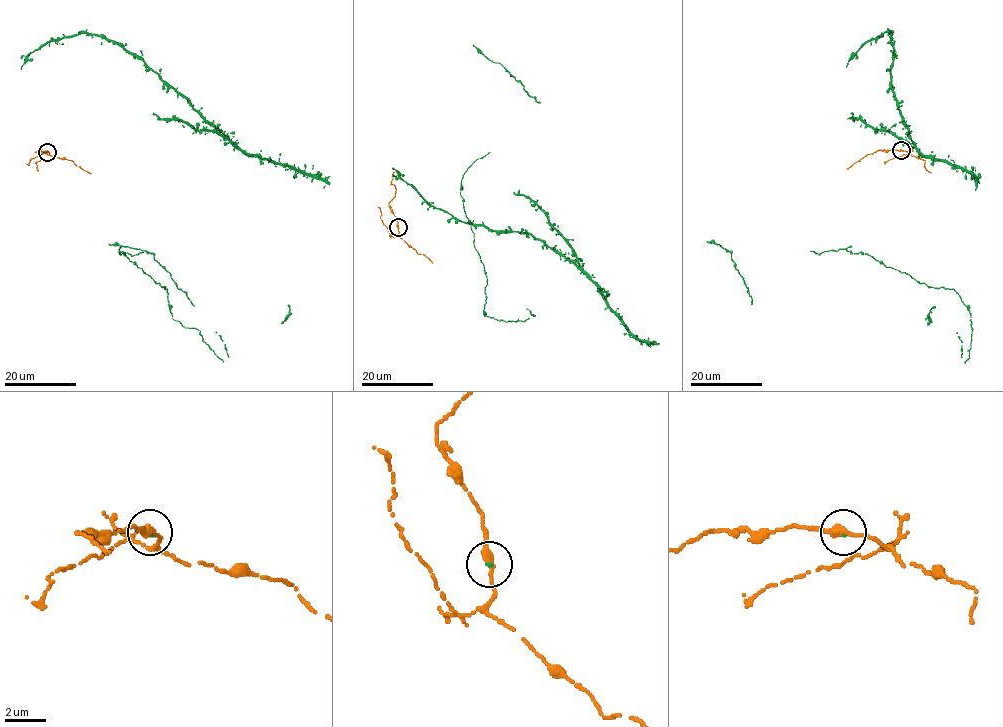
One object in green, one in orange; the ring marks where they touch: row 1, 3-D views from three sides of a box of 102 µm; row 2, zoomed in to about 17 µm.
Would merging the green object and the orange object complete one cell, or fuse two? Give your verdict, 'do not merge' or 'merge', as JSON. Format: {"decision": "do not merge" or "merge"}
{"decision": "merge"}

